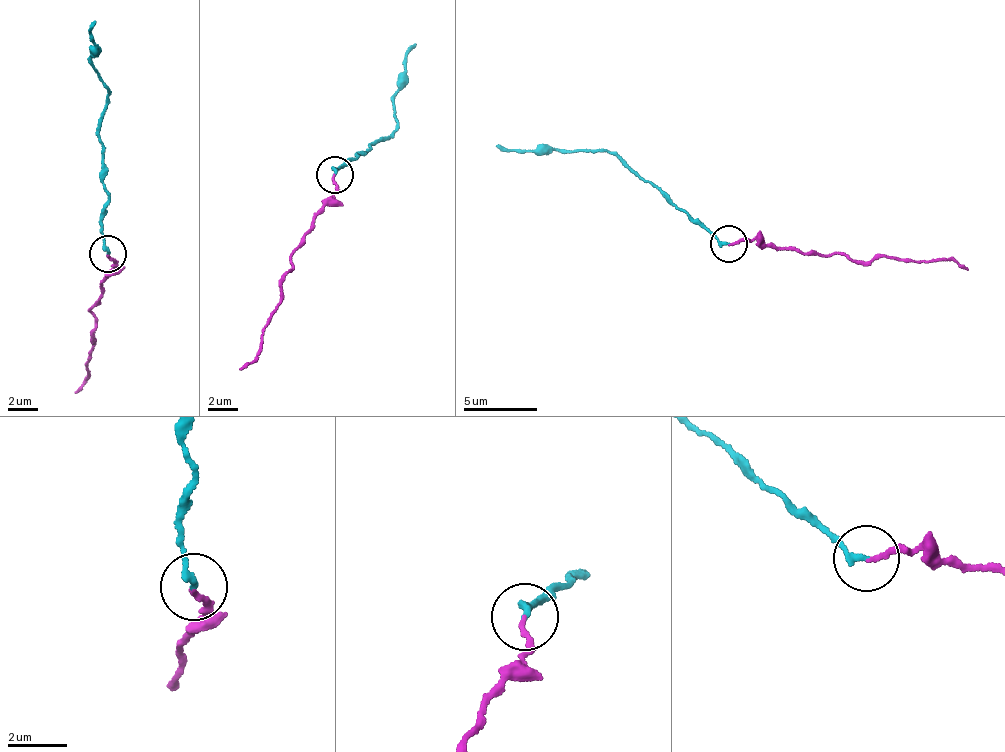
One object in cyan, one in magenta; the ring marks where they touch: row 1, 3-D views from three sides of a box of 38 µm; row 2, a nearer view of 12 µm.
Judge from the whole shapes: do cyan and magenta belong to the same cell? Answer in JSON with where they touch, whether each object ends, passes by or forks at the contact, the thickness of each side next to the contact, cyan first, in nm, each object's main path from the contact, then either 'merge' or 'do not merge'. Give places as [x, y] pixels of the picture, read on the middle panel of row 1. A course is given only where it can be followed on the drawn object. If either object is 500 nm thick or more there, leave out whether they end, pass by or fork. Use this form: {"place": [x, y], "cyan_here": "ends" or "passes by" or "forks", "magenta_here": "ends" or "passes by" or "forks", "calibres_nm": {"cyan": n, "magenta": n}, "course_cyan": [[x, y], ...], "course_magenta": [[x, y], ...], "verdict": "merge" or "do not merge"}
{"place": [334, 174], "cyan_here": "ends", "magenta_here": "ends", "calibres_nm": {"cyan": 220, "magenta": 150}, "course_cyan": [[335, 175], [374, 142], [393, 135], [392, 95], [404, 52], [415, 43]], "course_magenta": [[335, 175], [335, 197], [292, 254], [293, 265], [262, 334], [262, 349], [240, 369]], "verdict": "merge"}

